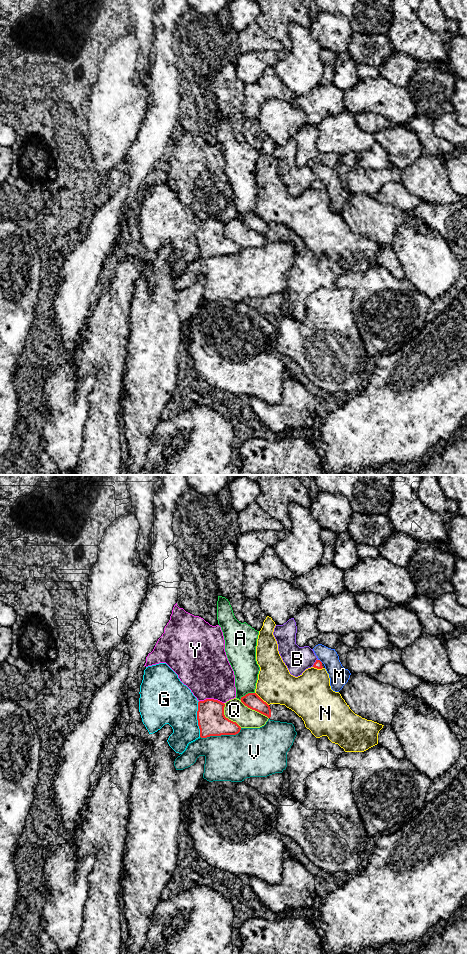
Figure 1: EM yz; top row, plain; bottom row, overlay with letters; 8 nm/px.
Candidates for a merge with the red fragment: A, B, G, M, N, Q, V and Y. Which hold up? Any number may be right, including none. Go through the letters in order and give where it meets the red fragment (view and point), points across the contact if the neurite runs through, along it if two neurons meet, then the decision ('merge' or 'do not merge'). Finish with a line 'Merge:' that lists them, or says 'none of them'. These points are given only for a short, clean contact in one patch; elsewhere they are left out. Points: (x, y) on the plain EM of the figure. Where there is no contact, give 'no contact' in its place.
A: meets red in yz at (246, 214); do not merge
B: meets red in yz at (314, 183); do not merge
G: meets red in yz at (197, 239); border along yz (198, 221), (197, 245), (200, 256); do not merge
M: meets red in yz at (319, 180); border along yz (318, 179), (322, 182); do not merge
N: meets red in yz at (261, 219); do not merge
Q: meets red in yz at (254, 229); do not merge
V: meets red in yz at (221, 254); do not merge
Y: meets red in yz at (211, 219); do not merge
Merge: none of them

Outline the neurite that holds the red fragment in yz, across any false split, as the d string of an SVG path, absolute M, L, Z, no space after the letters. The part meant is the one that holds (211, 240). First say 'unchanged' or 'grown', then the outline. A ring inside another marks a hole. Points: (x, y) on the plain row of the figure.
unchanged; M214 219L198 222L197 240L200 257L236 255L241 247L224 235L225 224Z

